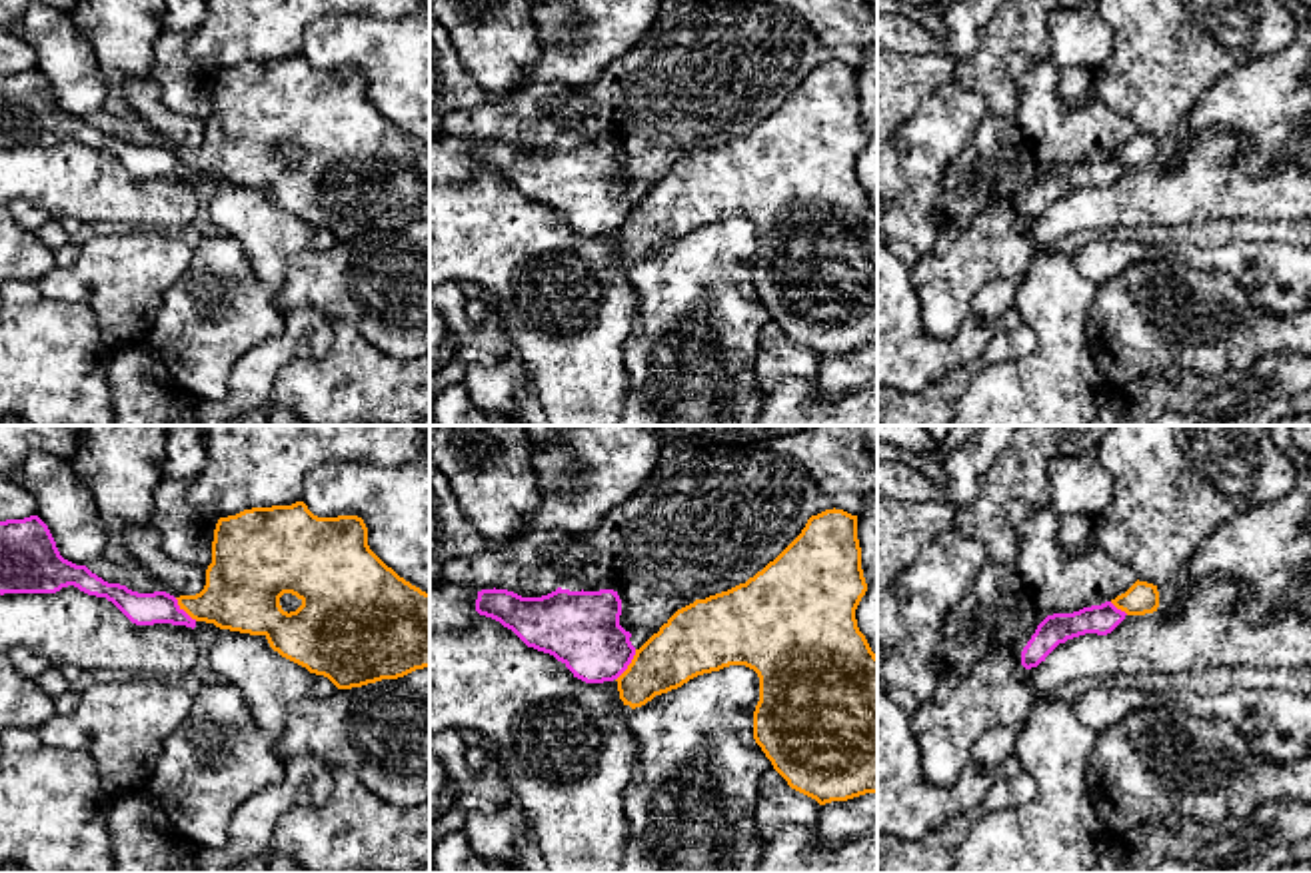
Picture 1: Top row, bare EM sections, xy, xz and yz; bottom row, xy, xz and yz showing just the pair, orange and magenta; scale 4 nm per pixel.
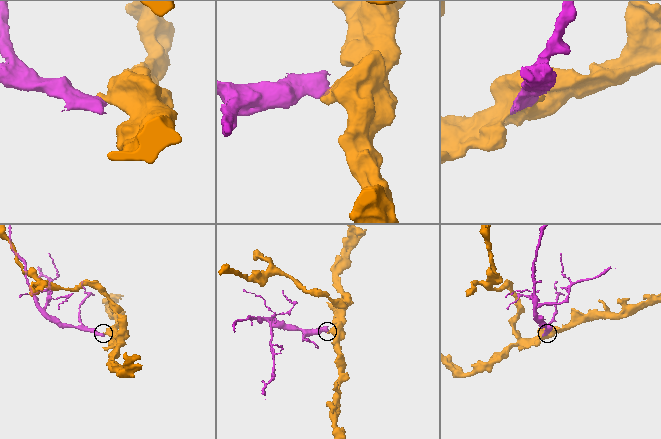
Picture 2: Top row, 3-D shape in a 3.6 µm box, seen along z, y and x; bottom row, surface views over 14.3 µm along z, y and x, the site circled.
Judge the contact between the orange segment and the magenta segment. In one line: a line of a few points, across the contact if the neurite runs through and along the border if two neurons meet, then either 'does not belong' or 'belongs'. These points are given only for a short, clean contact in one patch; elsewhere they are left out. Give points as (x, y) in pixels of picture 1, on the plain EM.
line xz (636, 202), (628, 220), (616, 232); does not belong

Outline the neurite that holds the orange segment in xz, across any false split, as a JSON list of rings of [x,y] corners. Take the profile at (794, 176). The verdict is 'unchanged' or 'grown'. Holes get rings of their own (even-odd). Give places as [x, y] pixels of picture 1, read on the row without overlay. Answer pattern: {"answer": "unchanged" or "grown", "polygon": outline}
{"answer": "unchanged", "polygon": [[[825,62],[761,124],[727,144],[677,162],[616,232],[620,252],[632,262],[689,232],[745,218],[759,230],[753,292],[787,338],[819,358],[877,346],[877,208],[857,180],[855,162],[867,144],[857,92],[857,68]]]}

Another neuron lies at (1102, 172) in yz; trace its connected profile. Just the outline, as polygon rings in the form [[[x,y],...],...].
[[[1111,154],[1083,160],[1073,166],[1047,168],[1019,206],[1019,214],[1025,222],[1037,220],[1067,192],[1085,186],[1107,188],[1125,172],[1125,168],[1127,166],[1117,162]]]

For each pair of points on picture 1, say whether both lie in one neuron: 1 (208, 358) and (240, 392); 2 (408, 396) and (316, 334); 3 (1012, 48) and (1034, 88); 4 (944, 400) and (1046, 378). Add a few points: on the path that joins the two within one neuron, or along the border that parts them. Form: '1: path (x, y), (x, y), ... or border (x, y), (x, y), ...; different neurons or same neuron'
1: border (258, 344), (234, 366), (220, 398), (194, 398); different neurons
2: border (332, 324), (324, 356), (288, 364); different neurons
3: border (1048, 56), (1022, 76), (1018, 108), (1004, 114); different neurons
4: border (996, 364), (990, 364), (970, 384), (958, 404); different neurons

